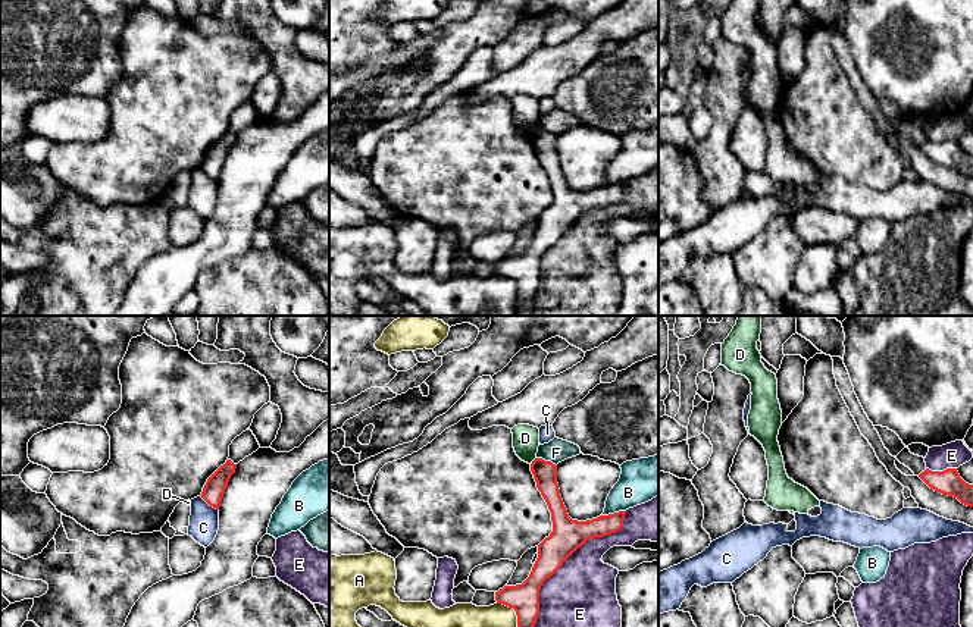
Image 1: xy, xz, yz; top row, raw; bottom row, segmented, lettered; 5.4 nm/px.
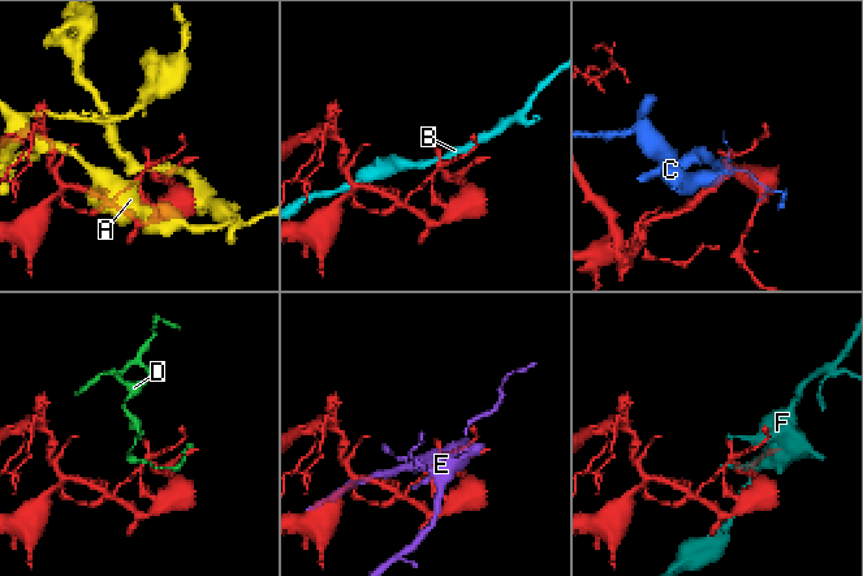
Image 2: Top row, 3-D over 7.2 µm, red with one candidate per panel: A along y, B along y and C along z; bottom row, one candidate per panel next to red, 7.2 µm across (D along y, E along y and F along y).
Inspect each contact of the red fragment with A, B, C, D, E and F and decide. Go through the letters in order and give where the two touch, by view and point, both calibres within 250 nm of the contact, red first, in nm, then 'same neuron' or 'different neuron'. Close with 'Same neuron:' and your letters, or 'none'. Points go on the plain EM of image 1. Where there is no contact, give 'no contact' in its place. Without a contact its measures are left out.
A: meets red in xz at (516, 285); 160 nm thick on the red side, 380 nm on the other; different neuron
B: meets red in xz at (615, 184); 150 nm thick on the red side, 240 nm on the other; different neuron
C: meets red in xy at (209, 175); 120 nm thick on the red side, 160 nm on the other; different neuron
D: meets red in xz at (532, 132); 130 nm thick on the red side, 140 nm on the other; different neuron
E: meets red in xz at (563, 232); 180 nm thick on the red side, 420 nm on the other; different neuron
F: meets red in xz at (547, 132); 130 nm thick on the red side, 130 nm on the other; different neuron
Same neuron: none

